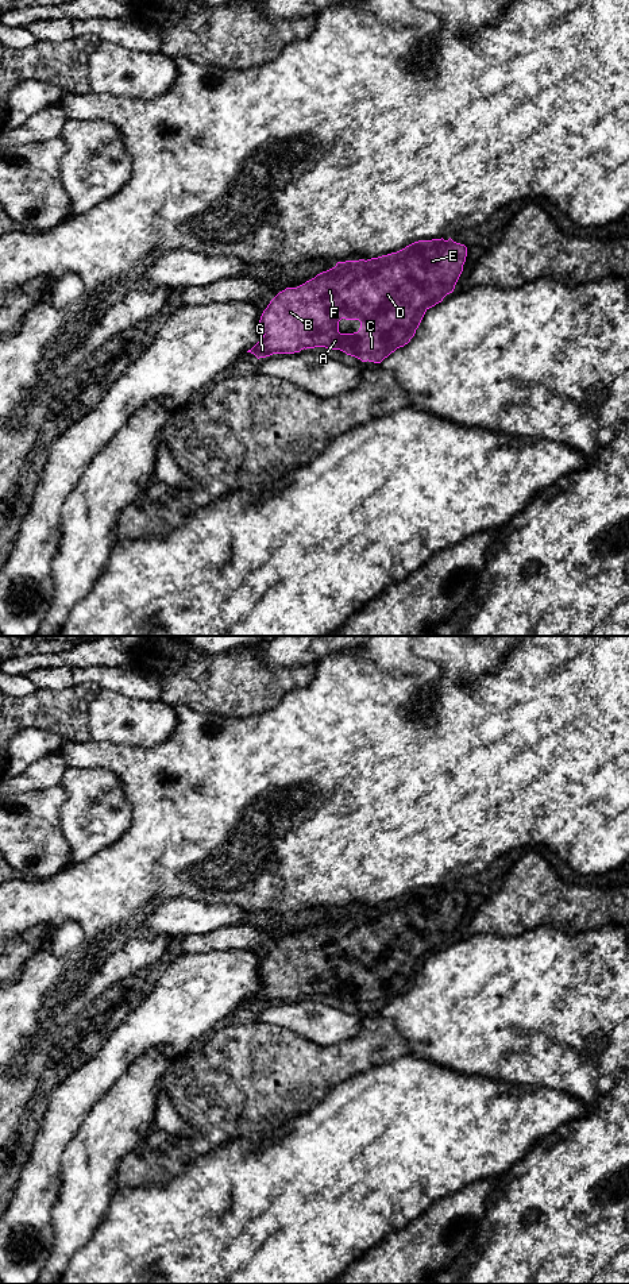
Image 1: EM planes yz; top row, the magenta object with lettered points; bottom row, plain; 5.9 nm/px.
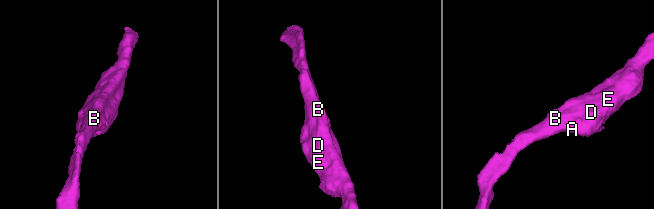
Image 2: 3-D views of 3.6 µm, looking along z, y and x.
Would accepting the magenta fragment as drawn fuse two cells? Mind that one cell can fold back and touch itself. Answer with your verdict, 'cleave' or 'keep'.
keep

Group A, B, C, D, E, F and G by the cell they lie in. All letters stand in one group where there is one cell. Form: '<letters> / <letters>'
A B C D E F G

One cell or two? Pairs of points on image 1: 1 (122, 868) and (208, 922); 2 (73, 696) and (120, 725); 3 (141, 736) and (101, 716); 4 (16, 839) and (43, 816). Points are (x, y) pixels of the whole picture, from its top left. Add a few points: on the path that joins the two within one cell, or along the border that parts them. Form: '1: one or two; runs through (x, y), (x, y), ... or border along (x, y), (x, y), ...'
1: two; border along (201, 901), (182, 897), (154, 901), (145, 917)
2: two; border along (101, 689), (88, 713), (91, 739)
3: one; runs through (131, 731), (123, 729), (111, 717)
4: one; runs through (23, 832), (37, 818)

